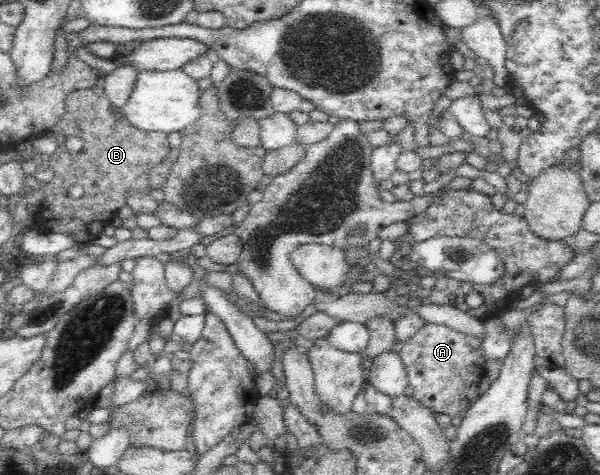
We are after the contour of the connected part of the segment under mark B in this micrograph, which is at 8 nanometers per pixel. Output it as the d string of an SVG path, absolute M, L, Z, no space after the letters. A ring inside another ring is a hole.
M94 87L86 90L74 91L66 97L68 107L66 115L53 127L51 133L57 143L56 151L43 162L54 174L48 182L38 182L44 199L42 205L35 211L30 220L30 229L42 232L66 234L68 223L71 224L70 235L74 238L75 247L81 244L92 243L103 228L116 217L118 210L127 205L128 194L134 192L150 194L154 191L150 185L150 173L156 165L162 163L171 151L168 146L168 136L160 132L145 132L130 125L121 112L114 111L114 106L106 98L102 88ZM70 137L83 139L83 148L80 153L69 153L66 141ZM80 185L84 189L82 197L72 199L68 196L70 187Z

